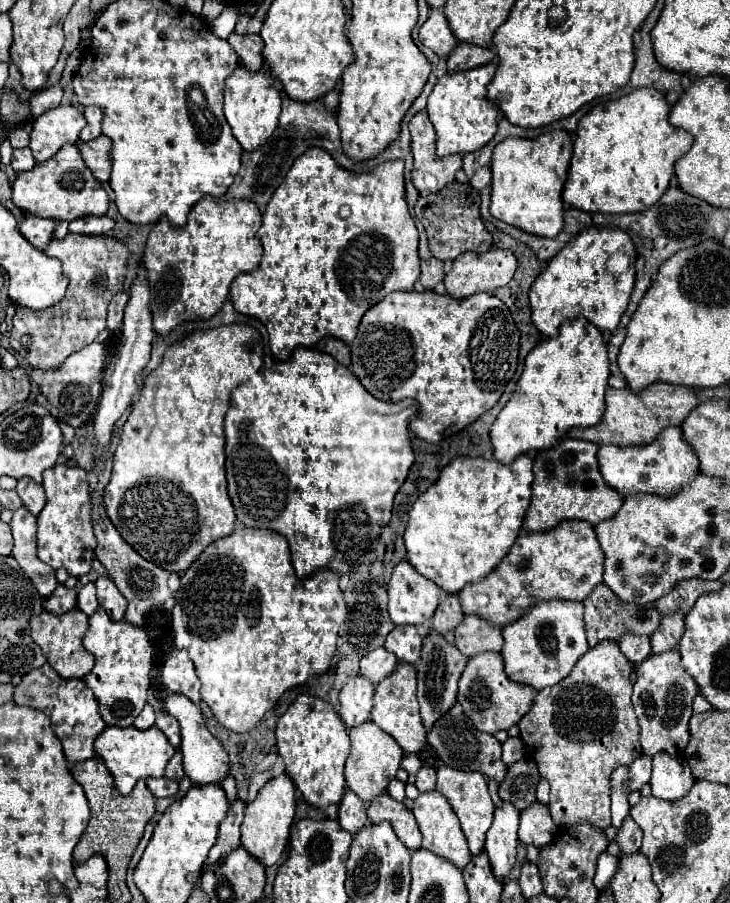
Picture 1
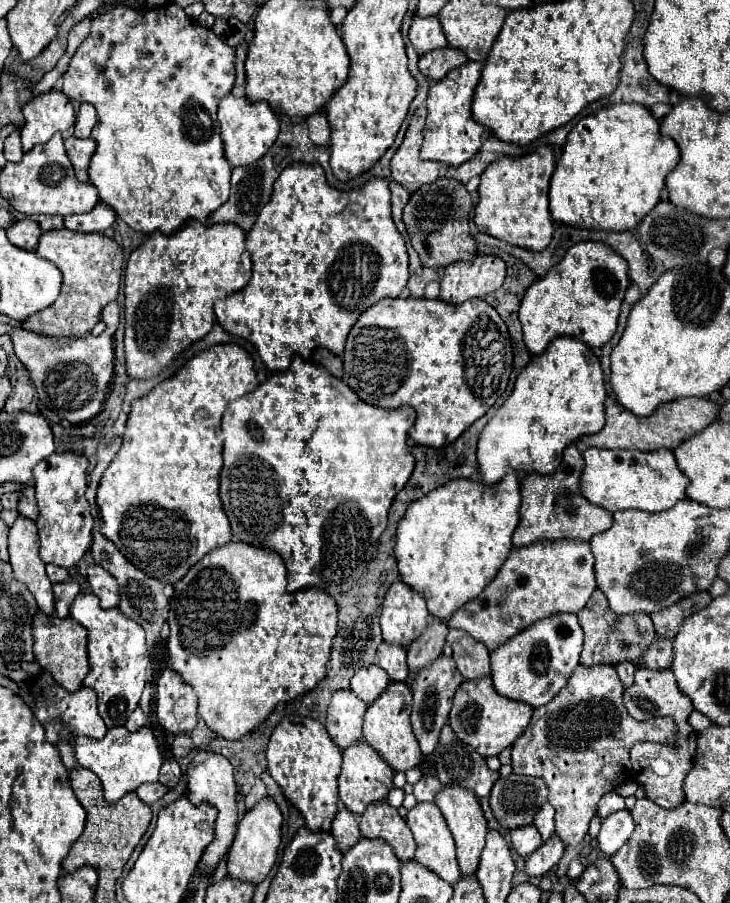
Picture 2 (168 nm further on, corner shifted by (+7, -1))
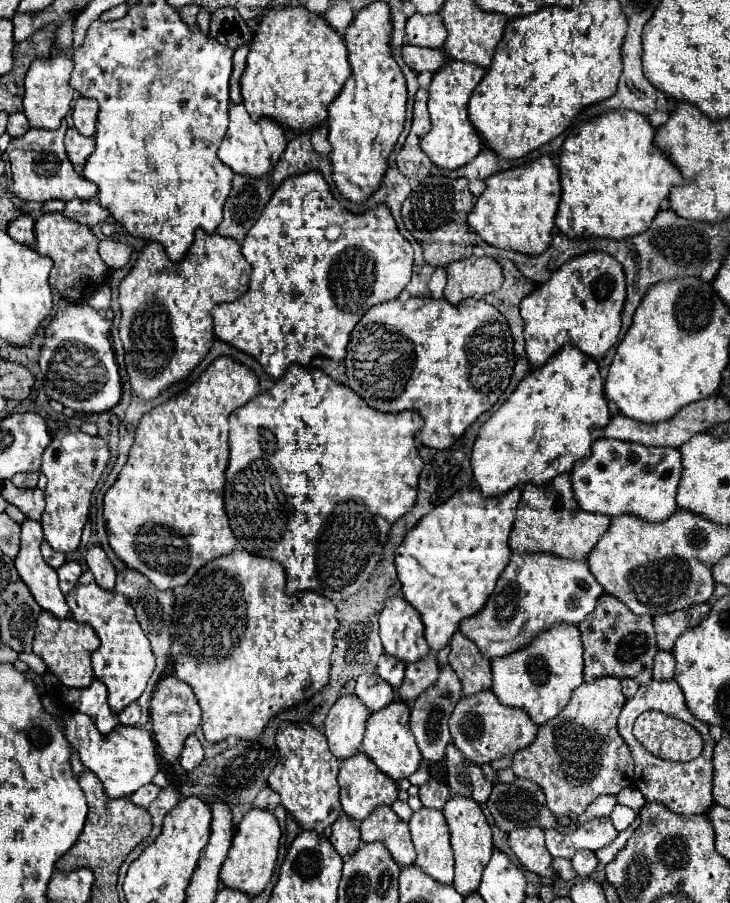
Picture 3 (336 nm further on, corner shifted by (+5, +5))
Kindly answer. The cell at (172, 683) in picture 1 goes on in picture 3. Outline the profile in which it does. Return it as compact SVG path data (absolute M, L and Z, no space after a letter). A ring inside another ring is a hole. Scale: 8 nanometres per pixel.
M173 675L163 677L155 685L153 699L149 705L149 717L151 717L151 731L153 731L157 755L165 763L175 763L183 751L185 739L189 735L193 735L197 731L197 727L201 725L201 709L199 709L199 703L195 701L195 695L191 693L191 687Z

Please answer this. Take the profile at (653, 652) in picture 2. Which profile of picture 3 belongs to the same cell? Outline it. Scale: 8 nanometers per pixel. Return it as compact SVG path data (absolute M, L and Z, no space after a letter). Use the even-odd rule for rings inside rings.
M657 651L655 667L653 667L653 679L669 681L669 679L673 679L673 669L675 669L673 653L671 651Z

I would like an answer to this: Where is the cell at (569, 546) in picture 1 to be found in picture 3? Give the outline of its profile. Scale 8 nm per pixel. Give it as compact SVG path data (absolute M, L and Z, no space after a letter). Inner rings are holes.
M551 553L511 555L493 595L483 611L463 619L459 631L469 637L487 659L503 657L527 647L539 633L555 625L579 625L595 607L603 587L595 583L587 561L563 559Z

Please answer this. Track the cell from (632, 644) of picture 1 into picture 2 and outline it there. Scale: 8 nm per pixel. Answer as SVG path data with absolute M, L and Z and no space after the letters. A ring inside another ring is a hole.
M623 661L617 665L617 673L623 687L629 687L629 683L633 683L633 671L635 671L635 665L631 661Z

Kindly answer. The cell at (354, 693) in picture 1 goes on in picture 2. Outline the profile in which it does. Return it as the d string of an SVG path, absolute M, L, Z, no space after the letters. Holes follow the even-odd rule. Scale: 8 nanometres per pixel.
M339 689L333 693L333 699L327 709L325 727L331 739L337 741L341 749L347 749L363 737L361 723L365 709L367 705L357 695L353 695L351 689Z

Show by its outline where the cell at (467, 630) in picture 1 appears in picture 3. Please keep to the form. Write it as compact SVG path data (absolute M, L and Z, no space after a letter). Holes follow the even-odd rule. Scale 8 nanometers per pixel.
M457 631L453 635L449 647L451 647L449 665L459 675L461 683L463 683L463 693L475 695L479 691L491 689L489 661L487 661L487 657L483 657L479 653L479 649L475 649L475 643Z

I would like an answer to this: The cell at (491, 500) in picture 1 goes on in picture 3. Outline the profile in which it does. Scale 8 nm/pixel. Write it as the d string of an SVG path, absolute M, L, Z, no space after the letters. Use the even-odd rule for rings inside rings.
M465 487L423 517L397 547L395 567L403 599L421 615L433 653L447 647L459 623L477 615L493 593L511 557L507 539L519 497L519 489L499 497L483 497L477 487Z

